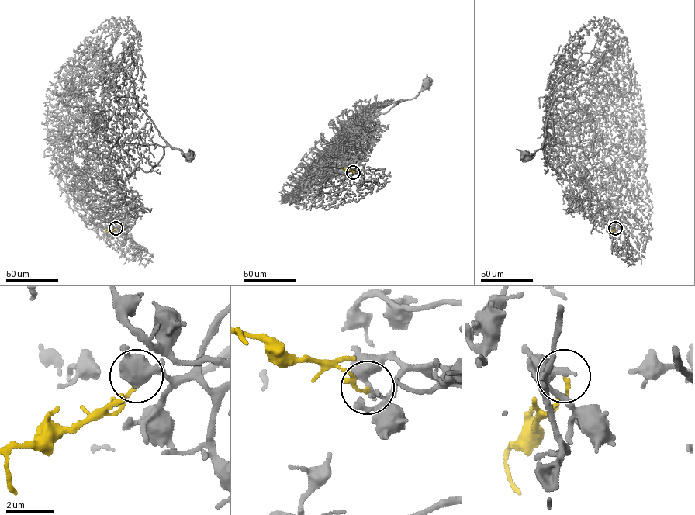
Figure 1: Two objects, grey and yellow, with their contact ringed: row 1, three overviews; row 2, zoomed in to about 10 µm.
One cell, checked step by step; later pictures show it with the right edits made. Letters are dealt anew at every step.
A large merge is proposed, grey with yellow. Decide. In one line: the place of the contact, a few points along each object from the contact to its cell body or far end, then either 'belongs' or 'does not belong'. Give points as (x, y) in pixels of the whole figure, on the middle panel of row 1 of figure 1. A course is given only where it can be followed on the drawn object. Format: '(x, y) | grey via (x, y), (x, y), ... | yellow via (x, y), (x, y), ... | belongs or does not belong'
(353, 172) | grey via (354, 172), (360, 172), (353, 171), (355, 153), (372, 119), (386, 112), (401, 99), (414, 98), (426, 85) | yellow via (354, 172), (342, 167) | does not belong

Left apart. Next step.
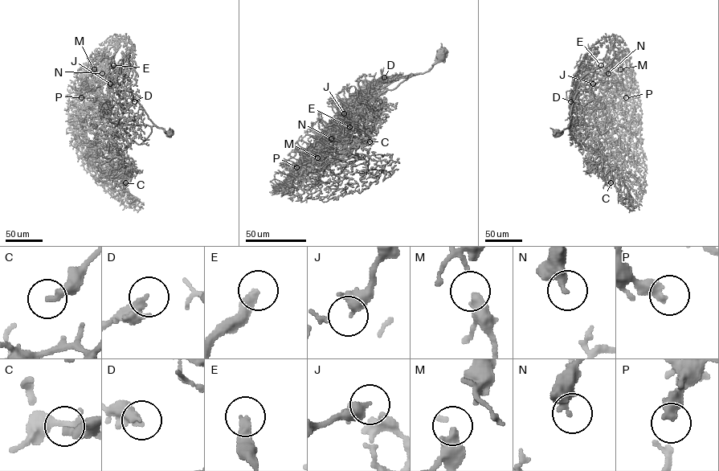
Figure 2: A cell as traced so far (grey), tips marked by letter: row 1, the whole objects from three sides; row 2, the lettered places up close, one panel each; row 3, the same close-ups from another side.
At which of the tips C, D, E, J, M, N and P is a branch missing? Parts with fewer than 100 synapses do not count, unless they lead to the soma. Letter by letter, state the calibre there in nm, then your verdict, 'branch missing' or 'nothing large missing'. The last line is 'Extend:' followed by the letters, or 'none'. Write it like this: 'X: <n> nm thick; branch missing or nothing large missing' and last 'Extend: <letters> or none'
C: 320 nm thick; nothing large missing
D: 440 nm thick; nothing large missing
E: 400 nm thick; branch missing
J: 460 nm thick; nothing large missing
M: 300 nm thick; nothing large missing
N: 400 nm thick; nothing large missing
P: 420 nm thick; nothing large missing
Extend: E

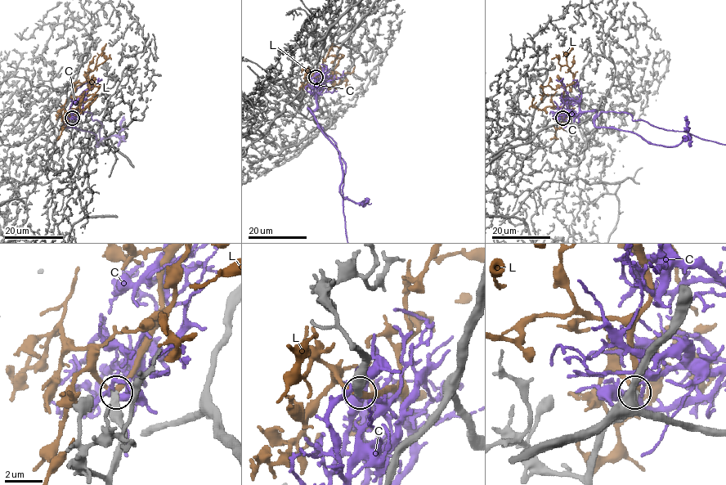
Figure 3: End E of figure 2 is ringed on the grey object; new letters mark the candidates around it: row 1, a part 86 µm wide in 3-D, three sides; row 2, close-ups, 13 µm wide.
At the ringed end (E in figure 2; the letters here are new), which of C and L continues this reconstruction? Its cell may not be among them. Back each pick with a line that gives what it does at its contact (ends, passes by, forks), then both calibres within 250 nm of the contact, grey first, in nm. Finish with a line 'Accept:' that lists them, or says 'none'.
L: it passes by | 400/240 nm
Accept: L

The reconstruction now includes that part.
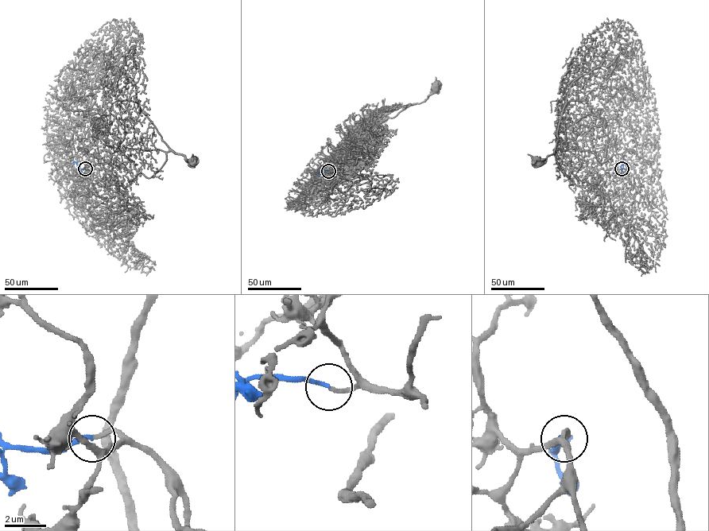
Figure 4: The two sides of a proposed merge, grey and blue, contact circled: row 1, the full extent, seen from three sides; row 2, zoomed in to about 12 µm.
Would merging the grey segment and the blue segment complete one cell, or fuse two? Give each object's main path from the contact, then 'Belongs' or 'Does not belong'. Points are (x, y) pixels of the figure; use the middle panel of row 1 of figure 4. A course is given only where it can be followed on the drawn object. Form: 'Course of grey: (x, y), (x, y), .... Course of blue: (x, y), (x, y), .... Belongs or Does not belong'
Course of grey: (328, 171), (333, 172), (331, 176), (332, 169), (374, 119), (423, 102), (435, 89). Course of blue: (328, 171), (317, 175). Belongs

